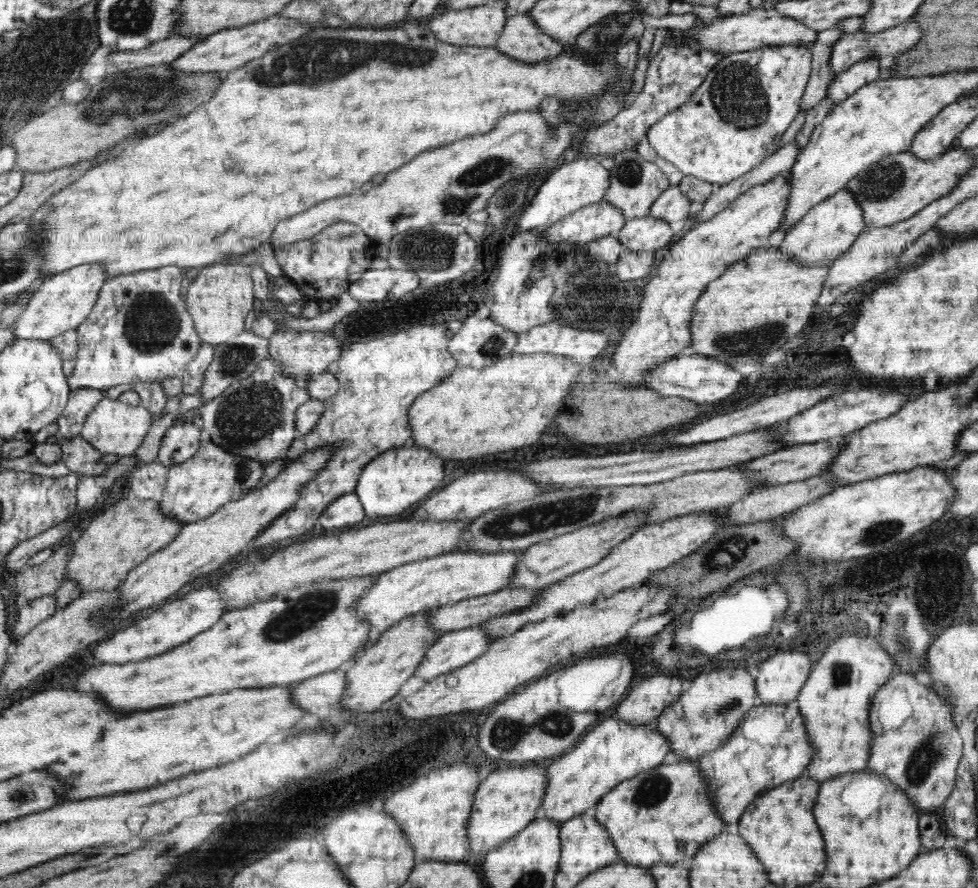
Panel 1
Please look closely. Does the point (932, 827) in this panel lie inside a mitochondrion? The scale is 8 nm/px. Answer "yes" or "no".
no

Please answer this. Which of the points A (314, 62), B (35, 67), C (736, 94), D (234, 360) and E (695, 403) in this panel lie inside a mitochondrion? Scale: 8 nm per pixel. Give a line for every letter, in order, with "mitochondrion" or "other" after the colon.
A: mitochondrion
B: mitochondrion
C: mitochondrion
D: mitochondrion
E: other

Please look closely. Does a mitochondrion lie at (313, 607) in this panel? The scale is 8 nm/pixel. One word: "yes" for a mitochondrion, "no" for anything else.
yes

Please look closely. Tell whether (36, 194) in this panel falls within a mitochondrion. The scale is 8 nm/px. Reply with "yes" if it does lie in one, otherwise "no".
no

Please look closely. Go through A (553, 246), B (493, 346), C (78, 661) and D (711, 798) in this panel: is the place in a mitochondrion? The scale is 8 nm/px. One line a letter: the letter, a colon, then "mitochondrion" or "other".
A: other
B: mitochondrion
C: other
D: other

